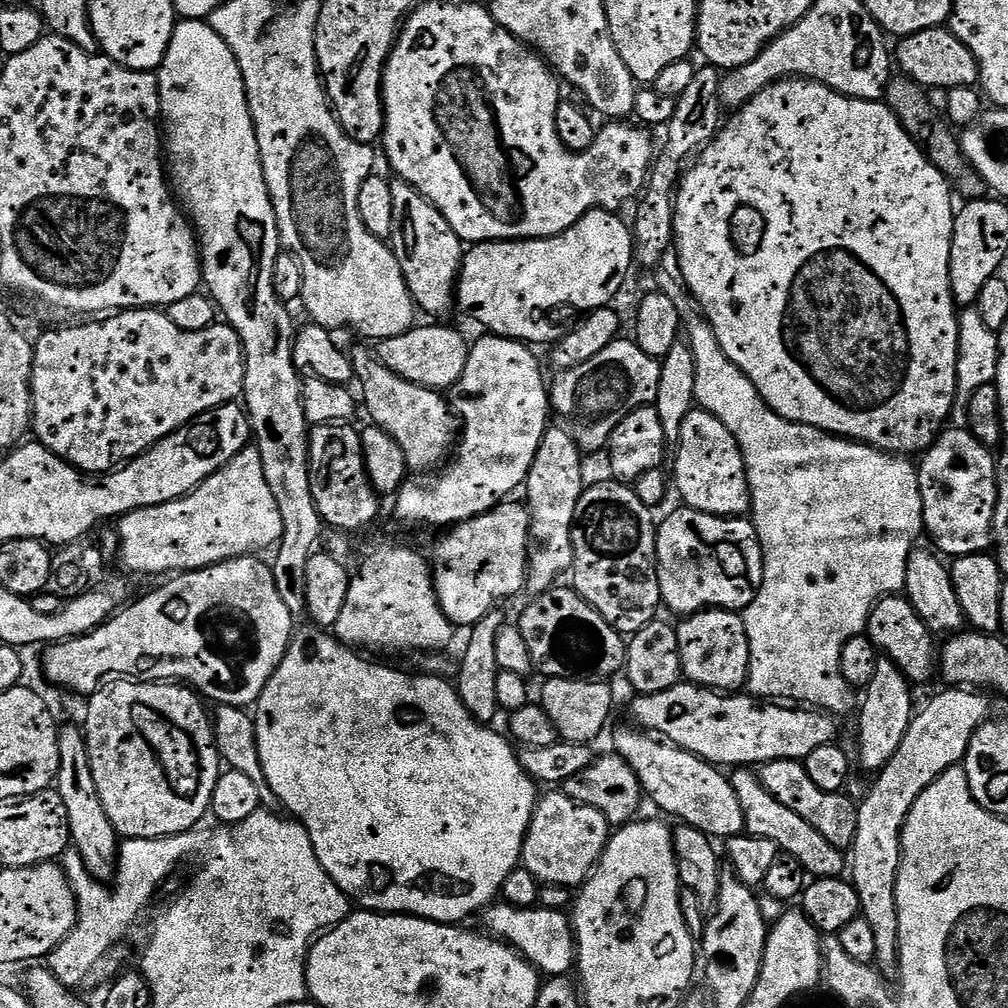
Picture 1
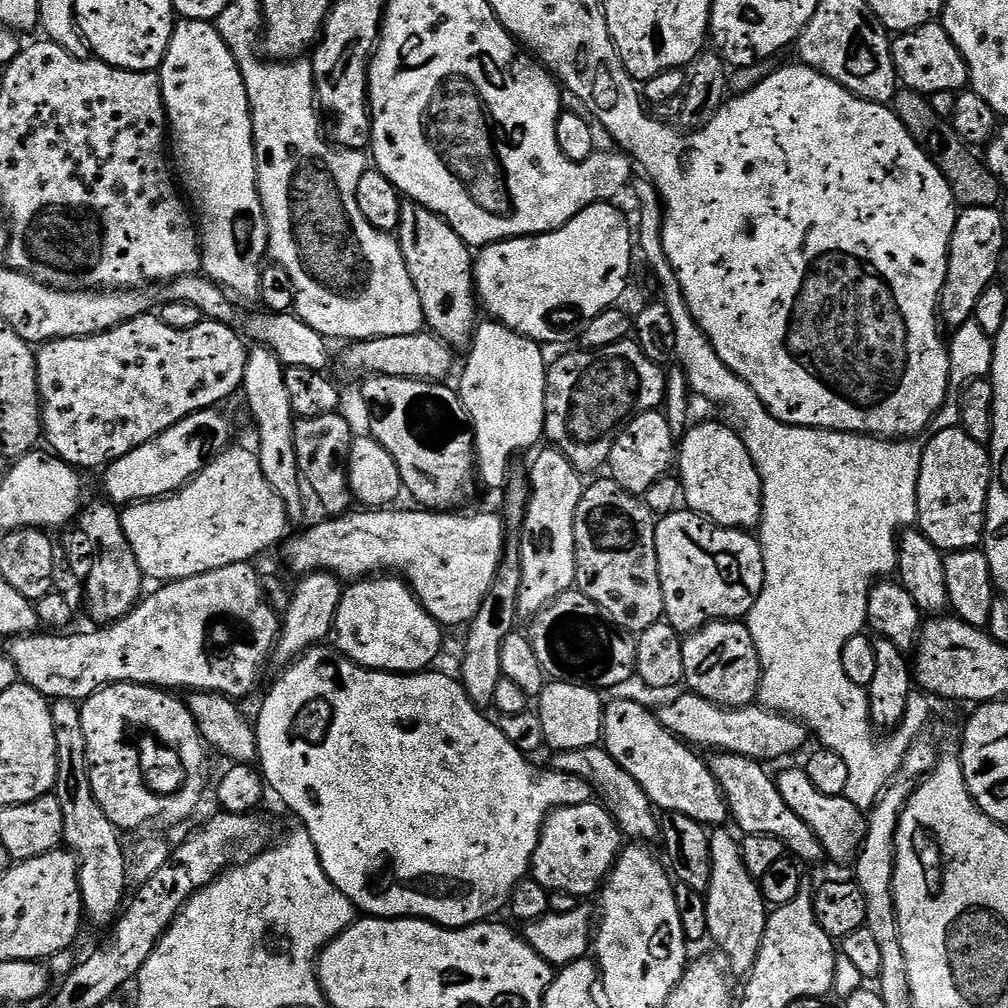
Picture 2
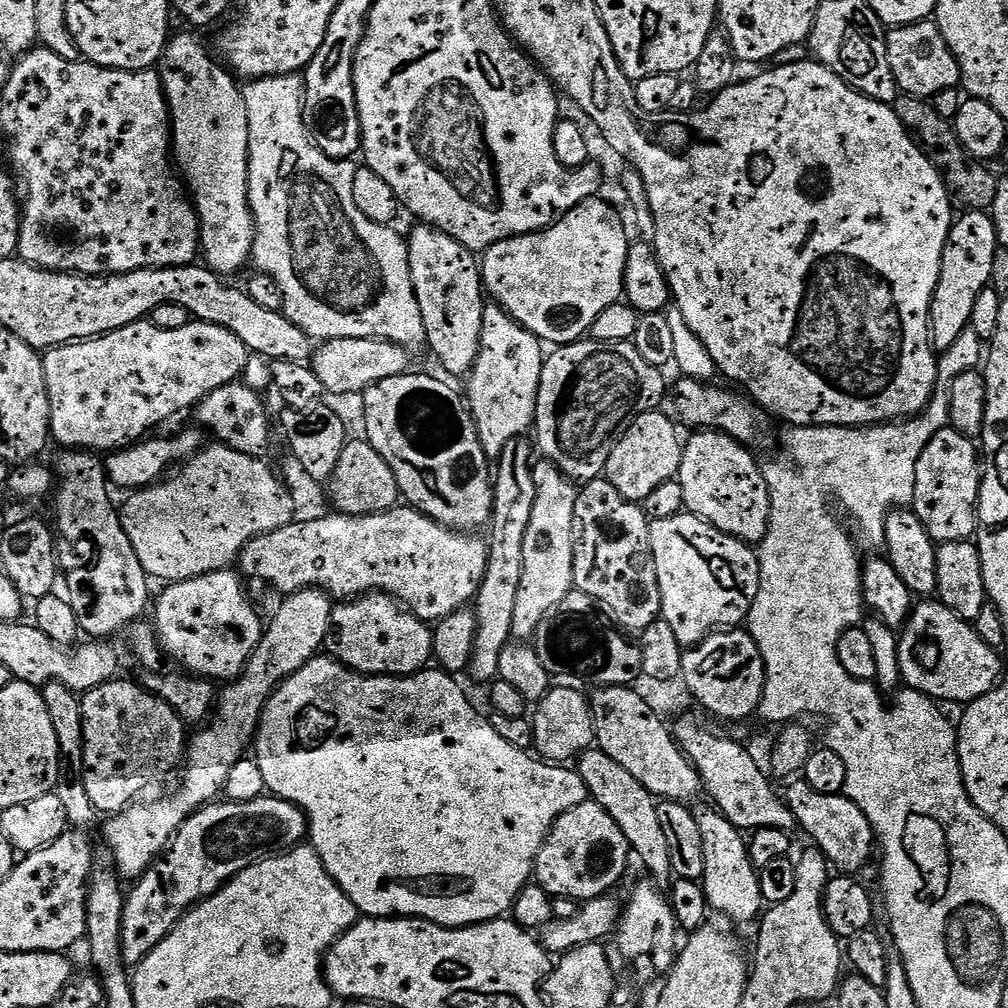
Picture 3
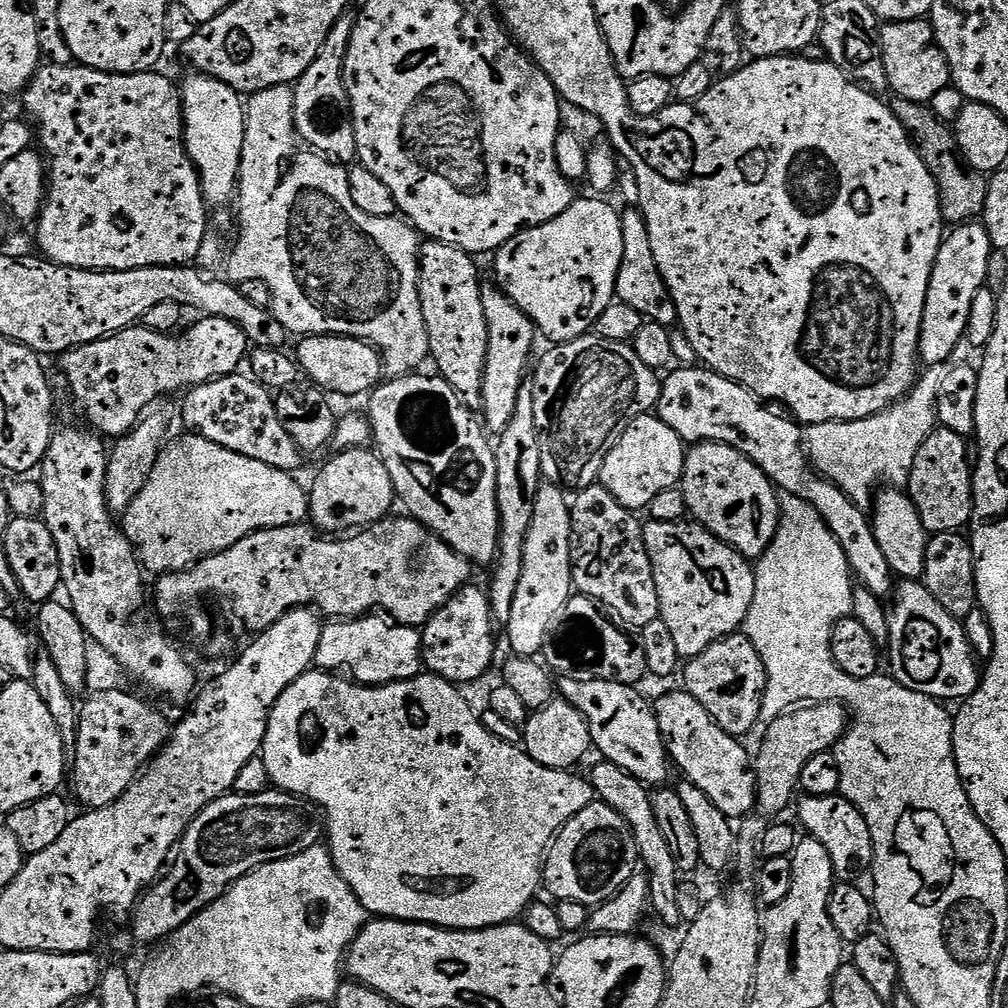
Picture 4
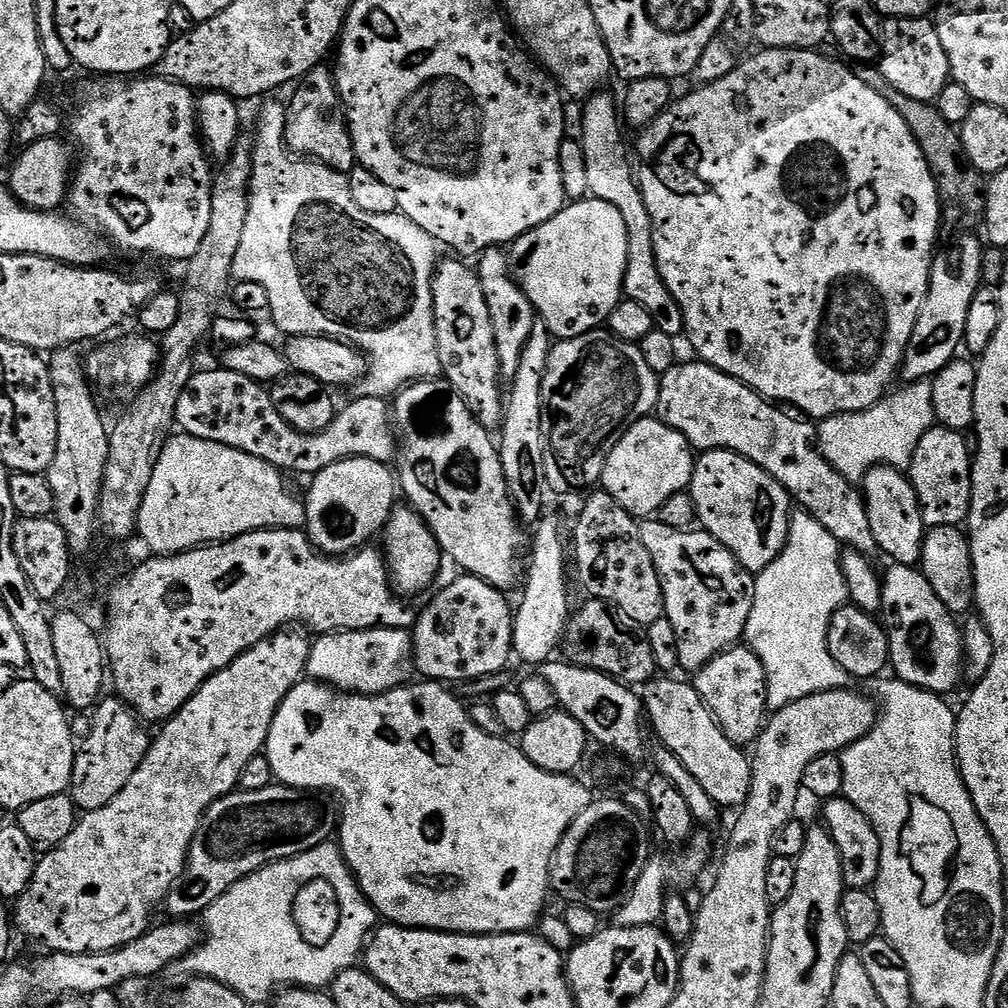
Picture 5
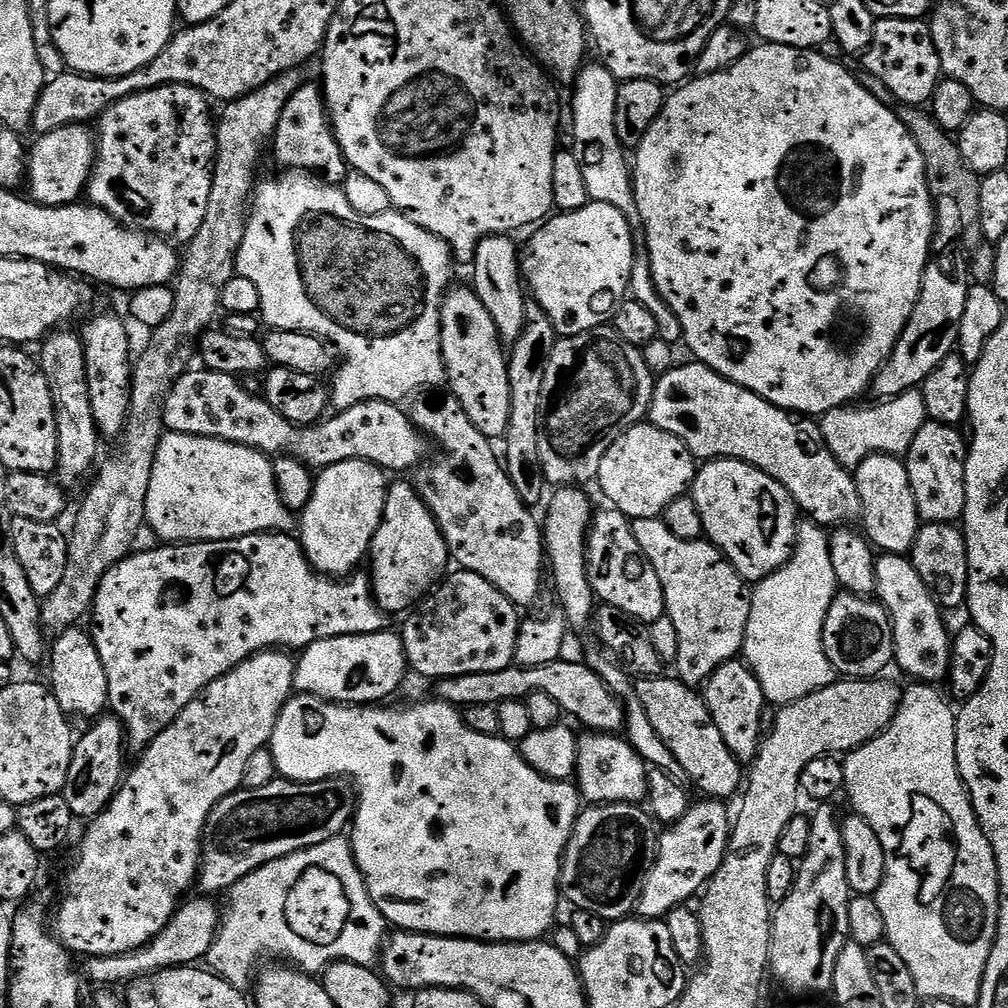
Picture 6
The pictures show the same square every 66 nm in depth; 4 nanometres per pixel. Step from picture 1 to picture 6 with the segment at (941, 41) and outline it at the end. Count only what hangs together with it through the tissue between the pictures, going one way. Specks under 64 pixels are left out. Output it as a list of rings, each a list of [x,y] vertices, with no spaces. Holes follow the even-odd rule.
[[[880,18],[876,21],[874,38],[862,60],[872,76],[884,83],[884,88],[892,96],[897,96],[900,104],[924,106],[931,101],[940,85],[942,73],[938,50],[934,46],[931,23],[902,18]]]

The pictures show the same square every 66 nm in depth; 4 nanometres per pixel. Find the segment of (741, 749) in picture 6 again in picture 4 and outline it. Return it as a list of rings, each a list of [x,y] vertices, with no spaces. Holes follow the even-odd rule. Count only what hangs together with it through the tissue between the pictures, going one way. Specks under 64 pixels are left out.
[[[733,634],[711,644],[706,651],[683,665],[683,676],[683,687],[691,696],[698,698],[702,706],[706,706],[710,718],[714,718],[726,734],[744,738],[747,732],[755,730],[756,724],[761,723],[768,675],[758,650],[748,641],[747,635]]]

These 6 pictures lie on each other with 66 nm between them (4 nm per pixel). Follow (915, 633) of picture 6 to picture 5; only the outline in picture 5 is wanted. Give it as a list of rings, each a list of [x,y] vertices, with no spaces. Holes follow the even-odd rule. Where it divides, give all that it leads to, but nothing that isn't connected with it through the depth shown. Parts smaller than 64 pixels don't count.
[[[893,563],[892,569],[882,576],[882,620],[888,633],[888,654],[890,668],[895,679],[906,682],[915,688],[937,694],[949,694],[959,686],[965,675],[964,638],[957,617],[946,606],[942,606],[942,598],[934,594],[930,582],[926,582],[919,567],[910,564]]]

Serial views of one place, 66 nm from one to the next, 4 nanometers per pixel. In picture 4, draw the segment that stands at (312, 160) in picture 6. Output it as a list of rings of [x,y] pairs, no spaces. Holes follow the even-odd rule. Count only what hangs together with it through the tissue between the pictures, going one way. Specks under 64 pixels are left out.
[[[348,14],[338,18],[338,22],[334,22],[334,30],[330,30],[330,34],[326,34],[326,42],[322,42],[322,50],[318,50],[318,58],[314,58],[314,62],[310,62],[306,74],[302,74],[302,78],[297,80],[292,88],[296,135],[311,151],[319,152],[320,155],[331,160],[333,164],[341,166],[351,165],[357,159],[352,107],[344,85],[344,59],[346,58],[346,50],[350,46],[353,23],[353,17]]]

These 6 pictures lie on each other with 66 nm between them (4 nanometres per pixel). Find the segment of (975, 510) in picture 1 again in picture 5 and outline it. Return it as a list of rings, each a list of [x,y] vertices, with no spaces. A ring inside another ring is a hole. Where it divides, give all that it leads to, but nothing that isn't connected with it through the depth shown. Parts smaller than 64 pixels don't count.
[[[934,426],[926,434],[922,434],[922,442],[918,442],[918,450],[914,450],[912,465],[907,468],[906,475],[918,494],[925,529],[942,526],[954,528],[967,521],[972,505],[974,456],[970,451],[970,444],[964,439],[966,436],[963,432]]]

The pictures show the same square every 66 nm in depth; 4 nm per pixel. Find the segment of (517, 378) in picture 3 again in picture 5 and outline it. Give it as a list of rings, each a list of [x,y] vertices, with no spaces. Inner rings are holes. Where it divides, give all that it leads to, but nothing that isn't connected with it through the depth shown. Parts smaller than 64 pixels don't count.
[[[499,247],[487,248],[479,257],[478,275],[482,282],[482,298],[486,298],[486,310],[490,310],[490,318],[494,326],[494,342],[498,346],[500,359],[500,375],[510,378],[518,370],[518,360],[522,358],[522,350],[526,350],[526,338],[530,338],[530,330],[538,323],[536,309],[532,307],[530,298],[516,285],[512,271],[508,269],[507,251]]]

